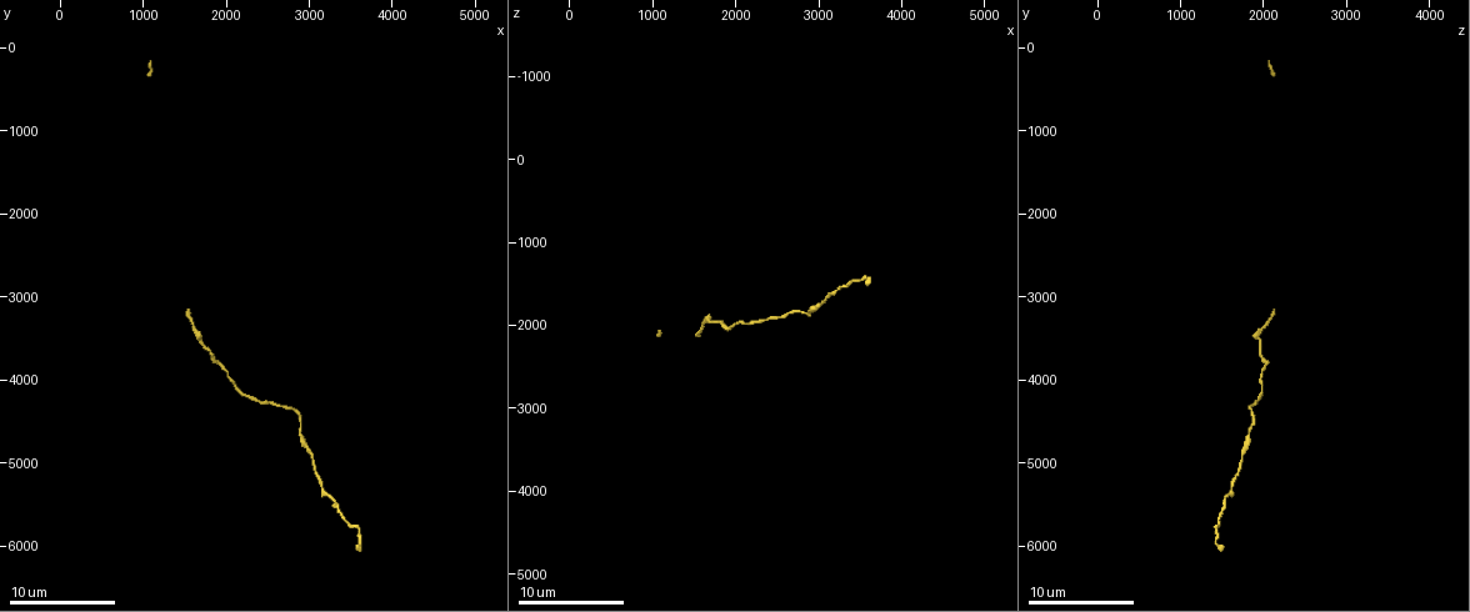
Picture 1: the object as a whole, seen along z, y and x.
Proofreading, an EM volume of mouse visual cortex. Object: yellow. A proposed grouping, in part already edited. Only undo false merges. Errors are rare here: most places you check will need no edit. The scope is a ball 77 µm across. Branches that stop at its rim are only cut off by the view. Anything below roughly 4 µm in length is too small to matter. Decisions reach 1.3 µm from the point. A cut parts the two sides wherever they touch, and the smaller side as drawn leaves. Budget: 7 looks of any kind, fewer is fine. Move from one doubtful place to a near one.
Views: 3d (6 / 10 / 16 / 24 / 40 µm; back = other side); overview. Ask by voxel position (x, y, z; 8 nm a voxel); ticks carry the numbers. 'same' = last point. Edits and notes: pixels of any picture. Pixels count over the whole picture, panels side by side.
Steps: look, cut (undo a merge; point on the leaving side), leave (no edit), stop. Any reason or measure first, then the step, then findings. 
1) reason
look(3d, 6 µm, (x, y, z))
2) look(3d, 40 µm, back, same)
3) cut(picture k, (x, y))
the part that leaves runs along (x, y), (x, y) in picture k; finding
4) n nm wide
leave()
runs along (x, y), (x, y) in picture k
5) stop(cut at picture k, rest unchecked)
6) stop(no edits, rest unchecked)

calibre changes
look(3d, 10 µm, (2450, 4250, 1950))

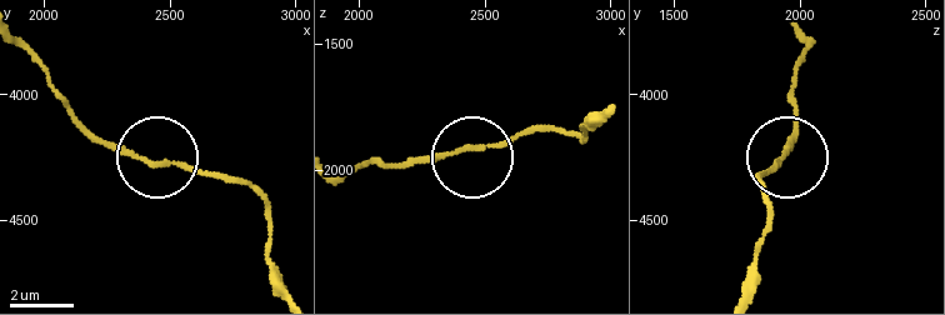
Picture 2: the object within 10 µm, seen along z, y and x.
leave()
runs along (341, 175), (365, 160), (398, 168), (564, 128) in picture 2; one neuron here

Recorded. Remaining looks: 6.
look(3d, 10 µm, (1800, 3650, 1950))

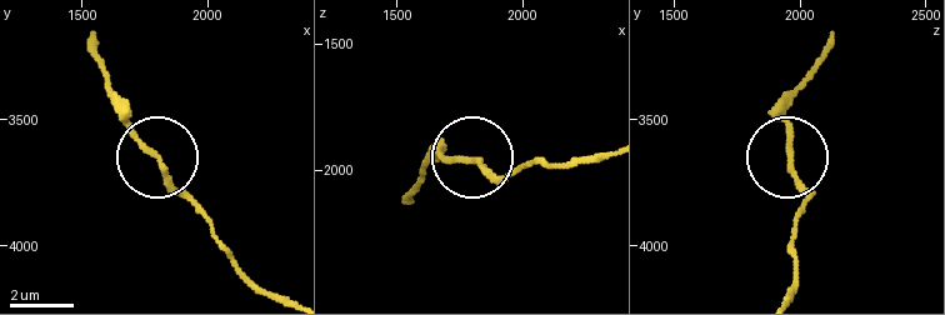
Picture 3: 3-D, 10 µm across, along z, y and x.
look(3d, 10 µm, back, (1780, 3650, 1950))

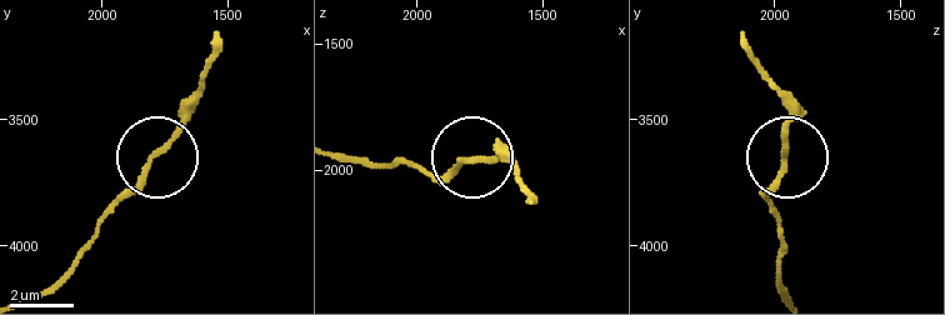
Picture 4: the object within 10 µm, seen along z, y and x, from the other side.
180 nm wide
leave()
runs along (784, 151), (788, 93) in picture 4; continuous, no second neuron

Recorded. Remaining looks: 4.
sudden change in width
look(3d, 10 µm, (2900, 4600, 1850))

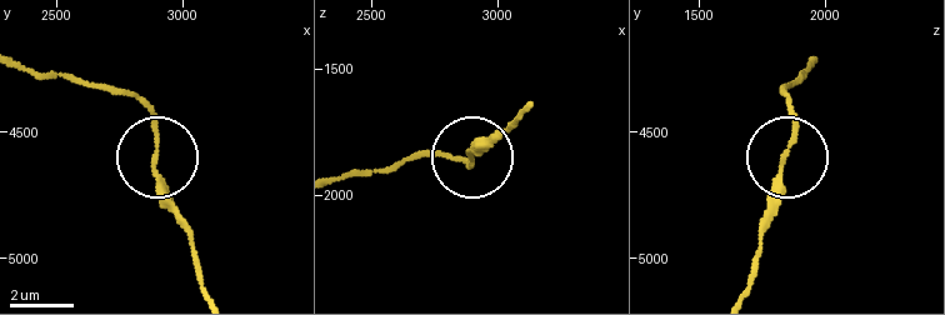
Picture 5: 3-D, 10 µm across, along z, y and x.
look(3d, 10 µm, back, (2890, 4600, 1830))

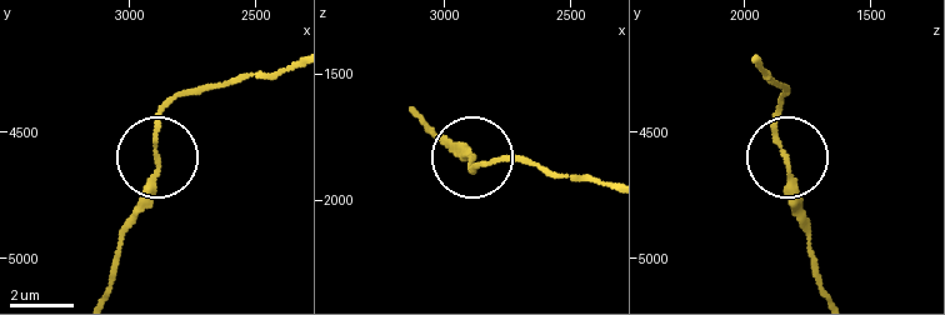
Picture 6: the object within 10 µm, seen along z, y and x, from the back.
140 nm wide
leave()
runs along (754, 58), (786, 91), (779, 140), (786, 196), (803, 226) in picture 6; one neuron here

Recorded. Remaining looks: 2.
calibre changes
look(3d, 6 µm, (3150, 5250, 1650))

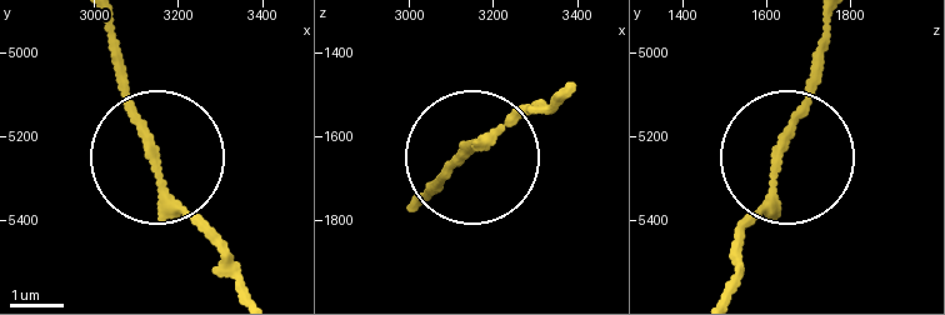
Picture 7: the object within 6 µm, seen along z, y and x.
170 nm wide
leave()
runs along (823, 31), (814, 98), (734, 241) in picture 7; all the same neuron

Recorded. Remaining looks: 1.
stop(no edits, rest unchecked)

